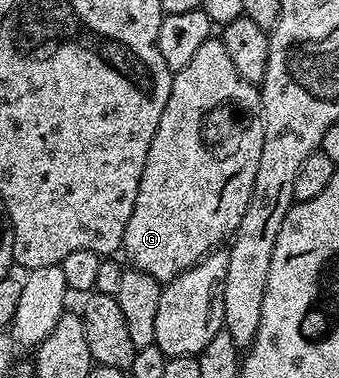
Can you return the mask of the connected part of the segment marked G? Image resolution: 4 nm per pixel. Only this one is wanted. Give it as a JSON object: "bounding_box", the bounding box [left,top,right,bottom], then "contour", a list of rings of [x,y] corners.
{"bounding_box":[121,39,265,283],"contour":[[[210,39],[200,45],[199,51],[187,62],[187,67],[176,70],[171,83],[171,95],[167,99],[167,107],[163,107],[163,115],[159,119],[159,127],[155,131],[155,139],[151,139],[151,147],[147,151],[147,163],[143,167],[143,175],[139,179],[139,191],[135,199],[135,207],[131,219],[127,219],[127,231],[123,231],[121,249],[129,256],[128,264],[139,272],[151,275],[162,283],[175,279],[183,271],[203,260],[222,243],[228,242],[236,233],[239,223],[249,206],[249,200],[255,187],[255,171],[259,171],[259,155],[263,155],[263,131],[265,120],[261,114],[261,95],[258,86],[243,79],[239,71],[235,71],[235,63],[231,55],[227,55],[227,47],[219,39]]]}

